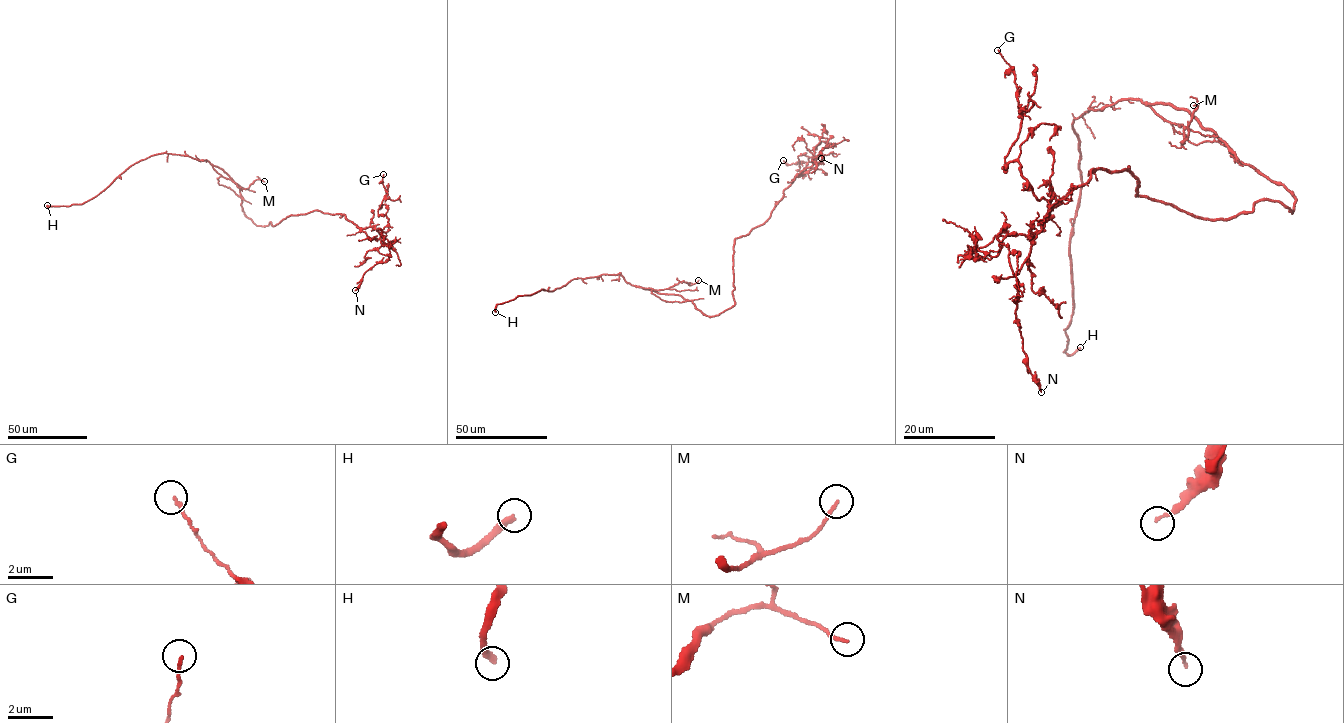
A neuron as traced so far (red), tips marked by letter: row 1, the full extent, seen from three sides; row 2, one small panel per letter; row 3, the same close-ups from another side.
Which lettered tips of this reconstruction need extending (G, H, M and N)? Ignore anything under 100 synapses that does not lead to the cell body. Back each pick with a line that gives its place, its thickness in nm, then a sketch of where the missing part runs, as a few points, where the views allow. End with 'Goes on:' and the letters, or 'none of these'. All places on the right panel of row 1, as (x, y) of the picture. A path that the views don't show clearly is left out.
H: Place: (1080, 347). Thickness 320 nm. Course of what is missing: (1080, 347), (1147, 323)
Goes on: H

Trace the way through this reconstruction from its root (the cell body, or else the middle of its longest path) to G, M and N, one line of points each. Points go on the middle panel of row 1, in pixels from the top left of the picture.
G: (716, 316), (734, 304), (734, 240), (767, 220), (817, 157), (783, 160)
M: (716, 316), (704, 314), (691, 300), (667, 301), (652, 293), (698, 280)
N: (716, 316), (734, 304), (734, 240), (767, 220), (812, 165), (816, 146), (834, 144), (821, 158)

